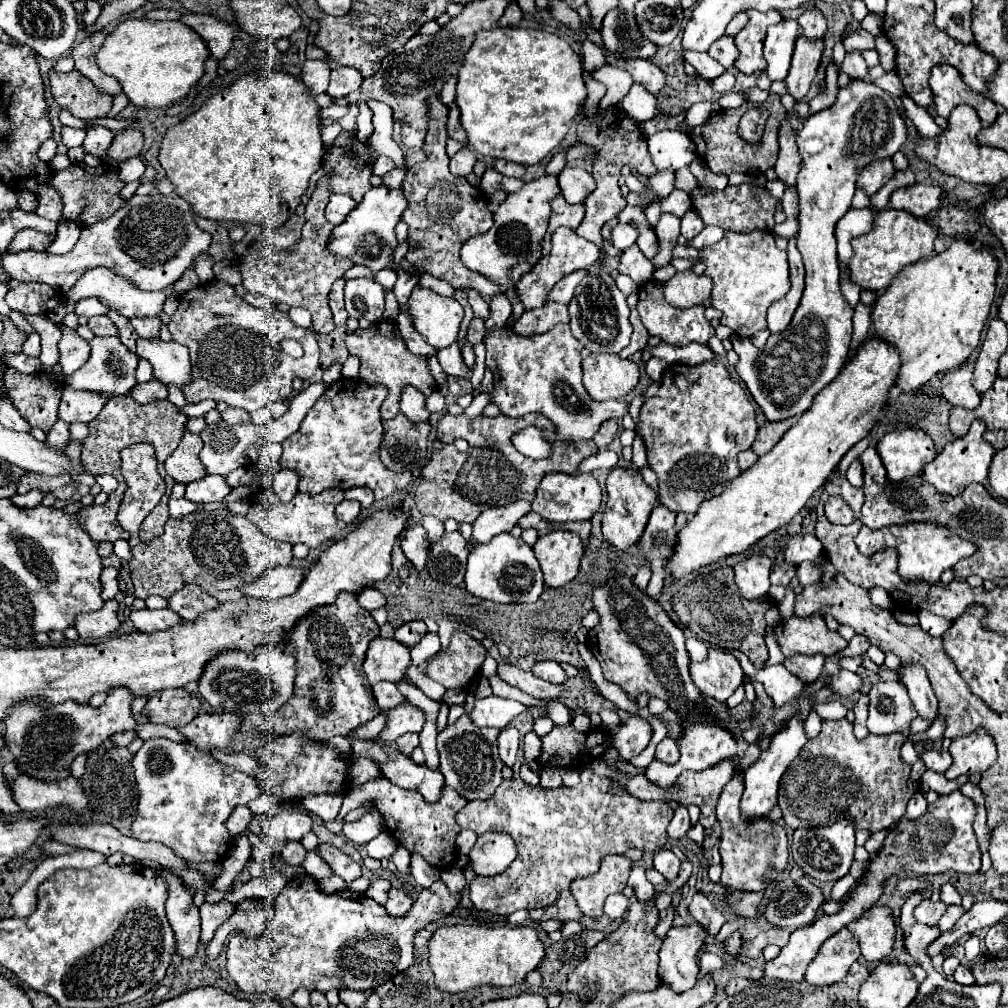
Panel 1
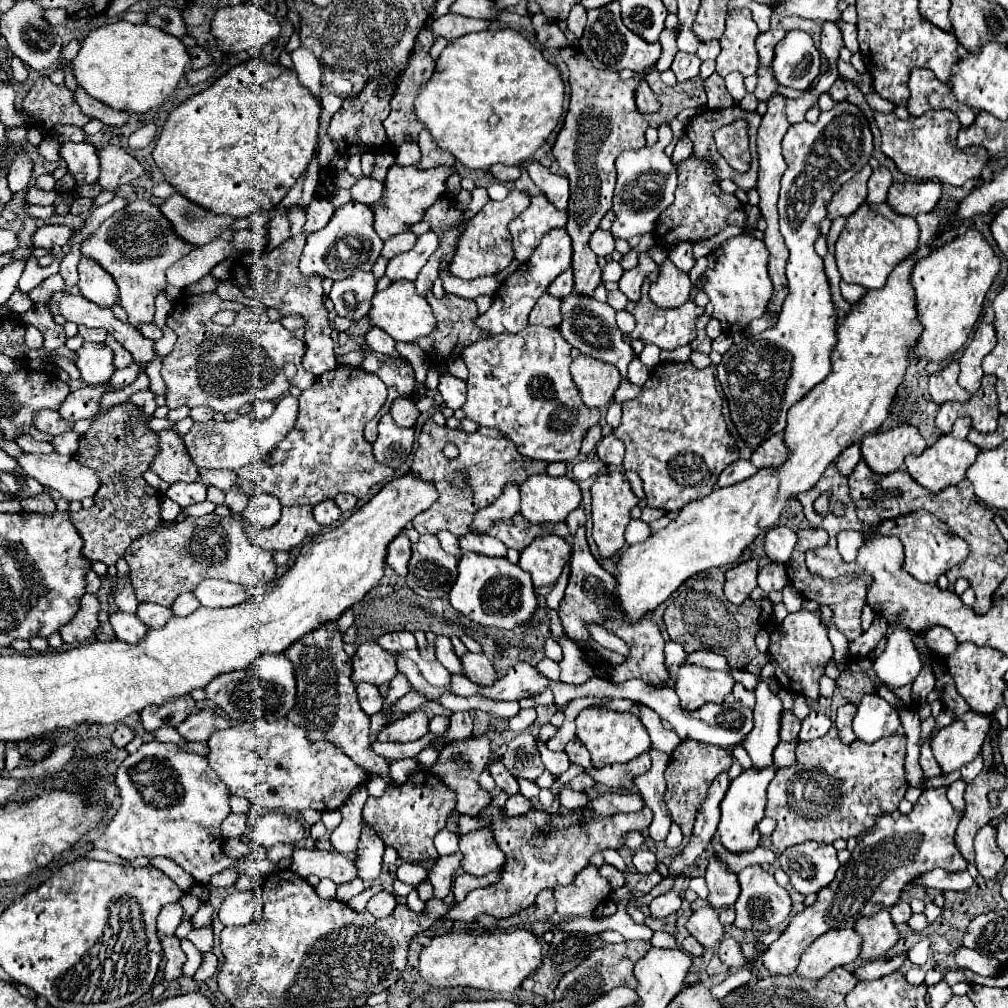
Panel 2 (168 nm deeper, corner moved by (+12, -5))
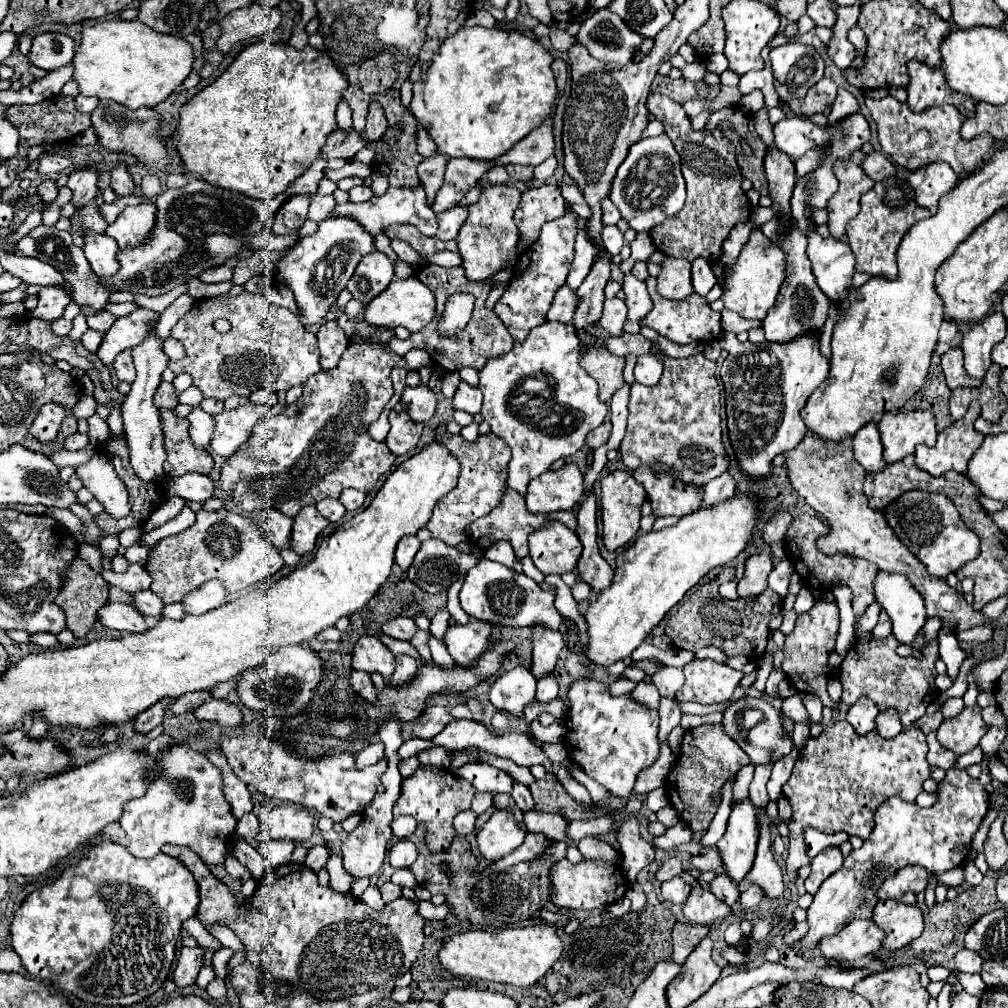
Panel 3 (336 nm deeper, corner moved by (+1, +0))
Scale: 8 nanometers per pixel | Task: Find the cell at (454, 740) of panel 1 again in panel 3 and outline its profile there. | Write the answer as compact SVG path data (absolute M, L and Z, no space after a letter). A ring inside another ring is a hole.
M477 792L475 798L473 798L473 802L471 802L471 810L473 810L475 814L481 814L481 812L485 812L491 804L493 804L493 794L481 794L481 792Z

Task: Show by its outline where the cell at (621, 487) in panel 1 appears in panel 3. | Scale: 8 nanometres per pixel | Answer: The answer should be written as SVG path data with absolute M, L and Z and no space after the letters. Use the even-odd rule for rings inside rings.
M615 470L615 472L609 472L605 478L601 478L601 492L603 492L603 498L601 498L603 544L607 546L607 550L613 552L637 536L639 520L641 520L641 504L647 500L647 492L627 470Z

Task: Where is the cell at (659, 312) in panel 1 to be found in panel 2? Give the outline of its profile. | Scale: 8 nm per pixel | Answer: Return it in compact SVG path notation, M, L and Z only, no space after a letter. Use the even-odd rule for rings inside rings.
M644 279L642 297L640 297L638 305L632 305L632 303L626 305L626 311L632 313L636 319L636 327L630 333L630 339L642 339L644 343L652 343L652 345L658 345L660 349L668 349L668 351L674 351L676 347L692 343L696 339L696 319L700 315L704 315L704 307L698 307L694 301L686 301L682 307L676 307L676 309L660 309L648 297L648 287L650 287L650 281Z

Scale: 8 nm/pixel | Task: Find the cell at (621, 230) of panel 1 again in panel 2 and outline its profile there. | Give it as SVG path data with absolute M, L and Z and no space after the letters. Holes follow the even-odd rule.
M662 125L658 129L658 141L654 147L642 147L638 151L624 151L616 159L616 171L618 171L618 181L614 189L614 207L612 211L616 213L616 219L612 223L612 235L630 239L634 235L644 235L650 233L656 225L656 219L660 213L672 205L674 201L674 191L676 191L676 167L672 165L672 159L664 153L666 145L672 141L672 131L670 125Z

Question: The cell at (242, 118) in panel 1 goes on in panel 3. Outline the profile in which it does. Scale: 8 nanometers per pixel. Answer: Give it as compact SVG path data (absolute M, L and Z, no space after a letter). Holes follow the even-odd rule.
M257 42L249 44L235 60L233 64L207 88L203 88L197 96L193 96L179 112L179 126L177 126L177 136L175 136L175 152L181 156L181 162L189 174L195 178L201 178L209 184L215 184L217 188L229 188L233 192L241 192L249 198L259 198L267 200L277 194L283 194L299 176L305 174L305 170L313 164L313 160L319 156L327 136L337 128L335 122L335 108L339 100L343 98L343 90L347 88L347 78L335 68L331 58L325 52L317 52L311 46L305 46L303 50L295 50L289 44L271 44L271 42Z

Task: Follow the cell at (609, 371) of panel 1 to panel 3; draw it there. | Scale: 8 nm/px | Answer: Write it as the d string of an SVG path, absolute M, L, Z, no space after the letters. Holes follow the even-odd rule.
M605 346L591 348L581 356L581 366L589 372L589 376L595 378L599 384L599 400L609 404L615 390L623 388L623 366L625 358L611 354Z

